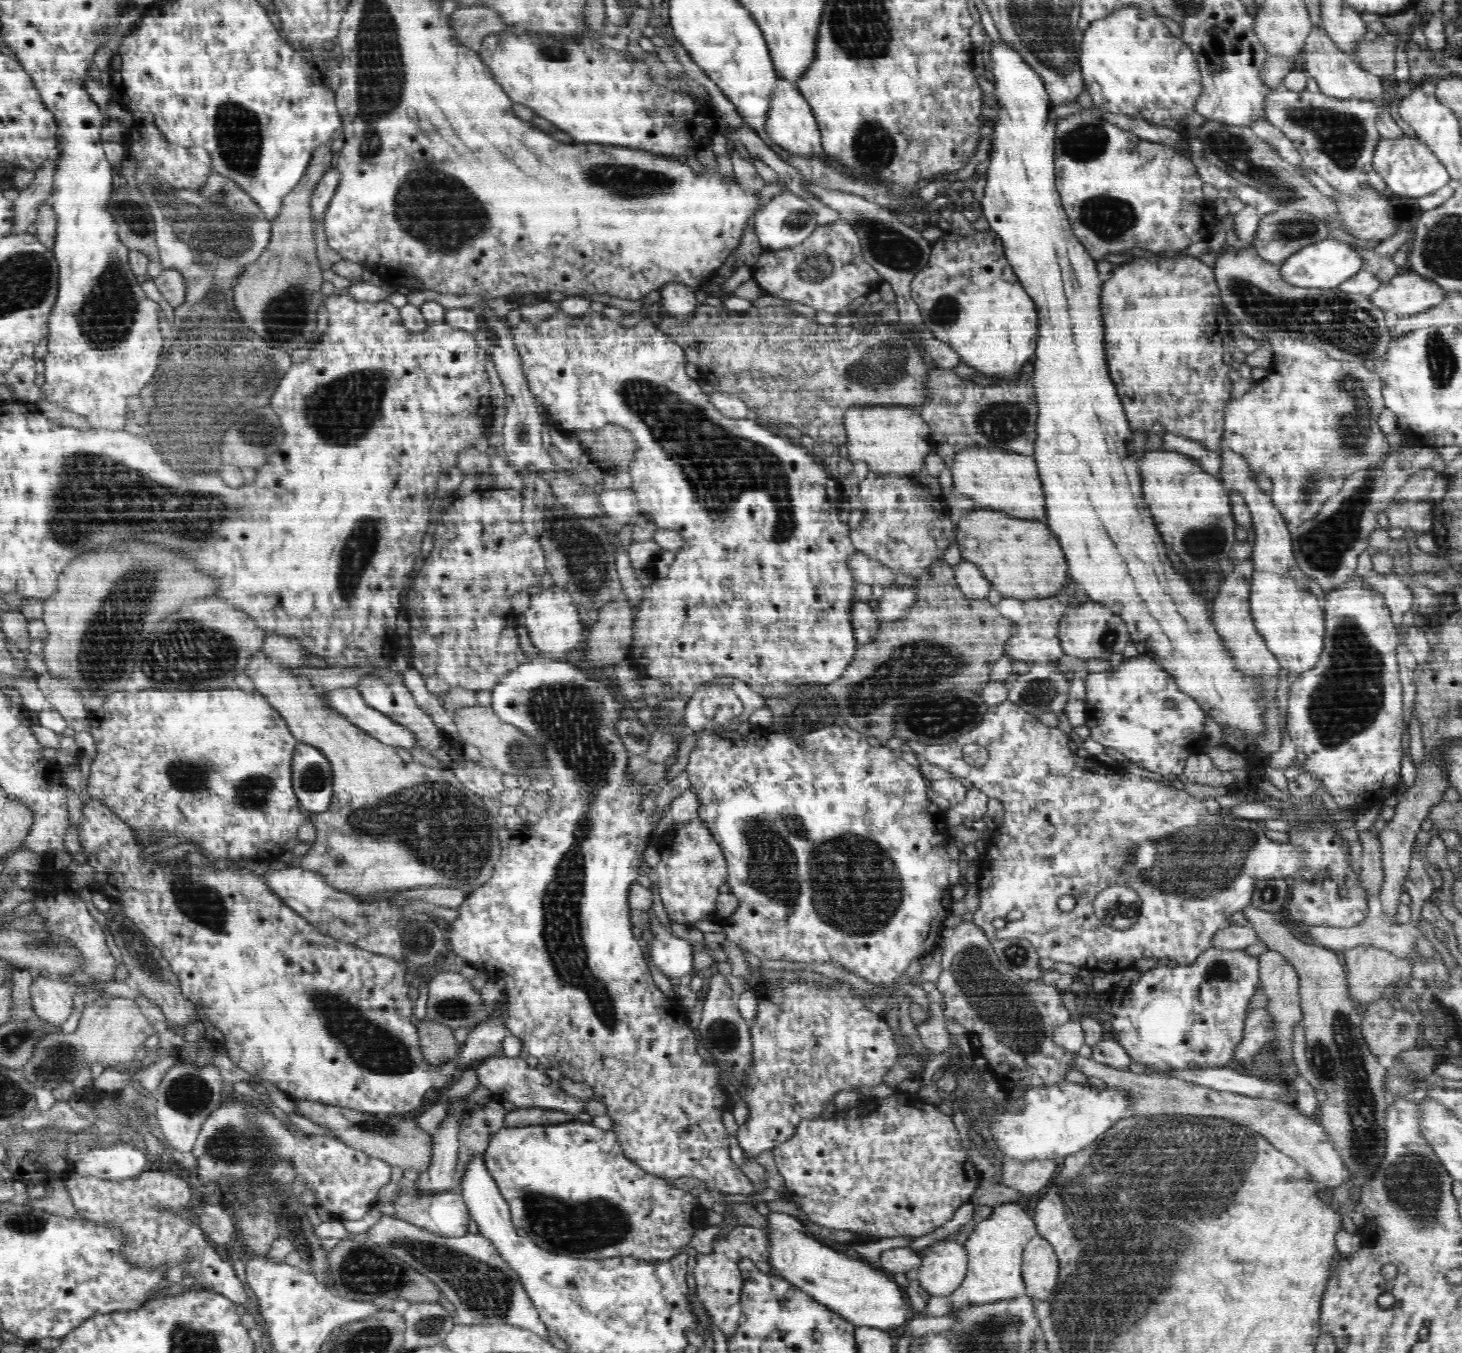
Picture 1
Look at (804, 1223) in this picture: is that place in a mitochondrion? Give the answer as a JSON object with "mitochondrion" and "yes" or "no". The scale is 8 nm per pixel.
{"mitochondrion":"no"}

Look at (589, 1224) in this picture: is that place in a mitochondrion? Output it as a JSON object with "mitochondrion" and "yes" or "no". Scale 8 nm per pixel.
{"mitochondrion":"yes"}

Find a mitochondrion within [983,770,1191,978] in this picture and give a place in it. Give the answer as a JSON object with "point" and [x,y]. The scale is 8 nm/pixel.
{"point":[1015,956]}

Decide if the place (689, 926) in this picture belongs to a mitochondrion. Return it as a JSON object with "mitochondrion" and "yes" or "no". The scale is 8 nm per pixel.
{"mitochondrion":"no"}

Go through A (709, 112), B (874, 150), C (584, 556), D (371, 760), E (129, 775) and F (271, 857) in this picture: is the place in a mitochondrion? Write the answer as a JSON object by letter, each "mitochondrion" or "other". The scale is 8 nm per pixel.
{"A":"other","B":"mitochondrion","C":"mitochondrion","D":"other","E":"other","F":"other"}

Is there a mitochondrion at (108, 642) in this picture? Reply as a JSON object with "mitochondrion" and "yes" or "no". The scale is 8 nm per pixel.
{"mitochondrion":"yes"}

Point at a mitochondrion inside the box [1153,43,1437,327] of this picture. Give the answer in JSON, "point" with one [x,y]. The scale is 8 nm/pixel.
{"point":[1341,138]}

